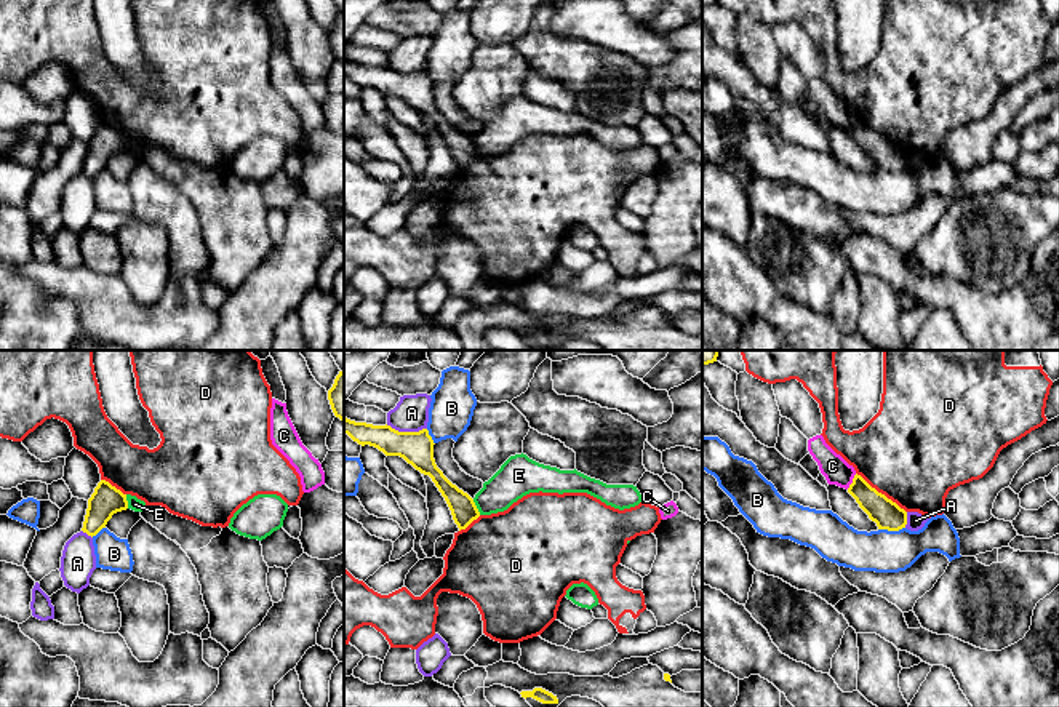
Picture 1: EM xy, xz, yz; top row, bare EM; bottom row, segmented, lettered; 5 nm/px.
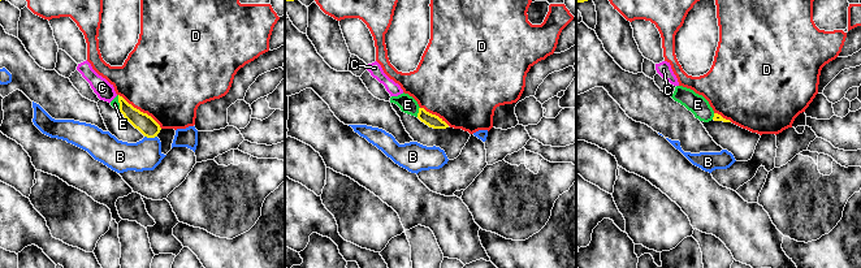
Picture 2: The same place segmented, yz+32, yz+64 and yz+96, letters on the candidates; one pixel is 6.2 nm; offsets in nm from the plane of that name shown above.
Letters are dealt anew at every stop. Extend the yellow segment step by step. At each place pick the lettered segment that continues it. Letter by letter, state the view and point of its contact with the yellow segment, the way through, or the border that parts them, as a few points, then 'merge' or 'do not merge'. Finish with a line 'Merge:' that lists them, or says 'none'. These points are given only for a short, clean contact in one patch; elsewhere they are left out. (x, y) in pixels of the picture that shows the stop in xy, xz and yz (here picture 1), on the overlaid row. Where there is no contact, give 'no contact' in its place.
A: contact xz (407, 432); do not merge
B: contact yz (891, 530); do not merge
C: contact yz (853, 482); border yz (856, 474), (847, 488); do not merge
D: contact yz (880, 493); do not merge
E: contact xz (475, 507); border xz (472, 499), (480, 514); do not merge
Merge: none

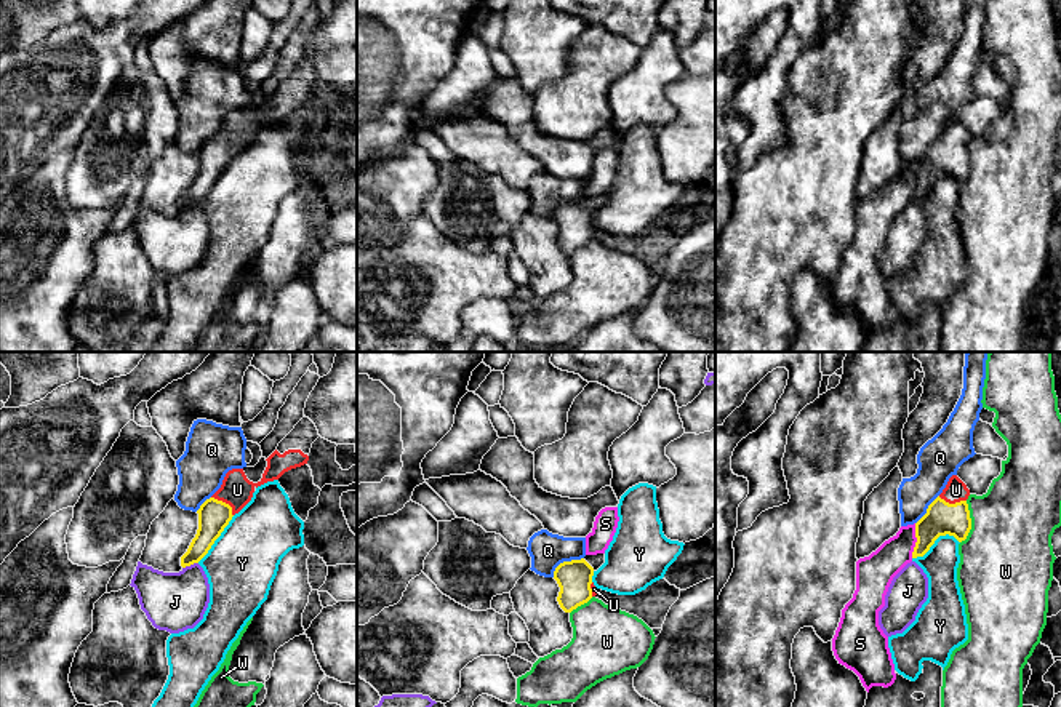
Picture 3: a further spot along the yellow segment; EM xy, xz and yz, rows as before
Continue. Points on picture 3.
J: contact xy (189, 565); do not merge
Q: contact xz (565, 562); do not merge
S: contact yz (917, 541); do not merge
U: contact xy (224, 503); way xy (213, 515), (224, 503), (237, 490); merge
W: contact yz (970, 522); border yz (967, 501), (970, 531), (960, 543); do not merge
Y: contact yz (935, 539); do not merge
Merge: U

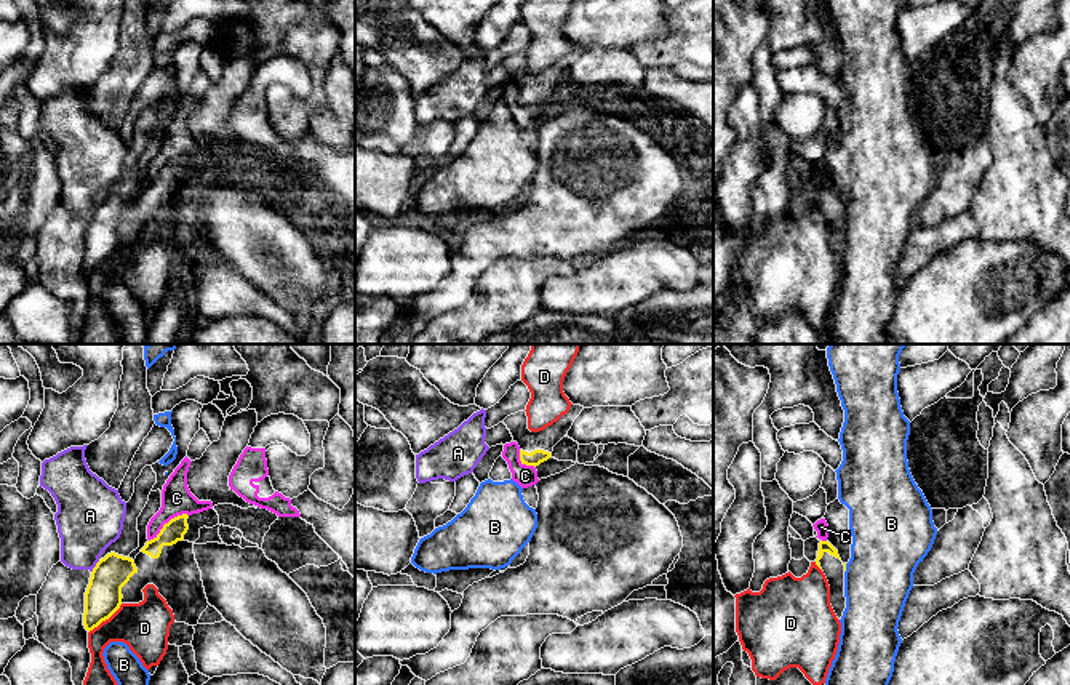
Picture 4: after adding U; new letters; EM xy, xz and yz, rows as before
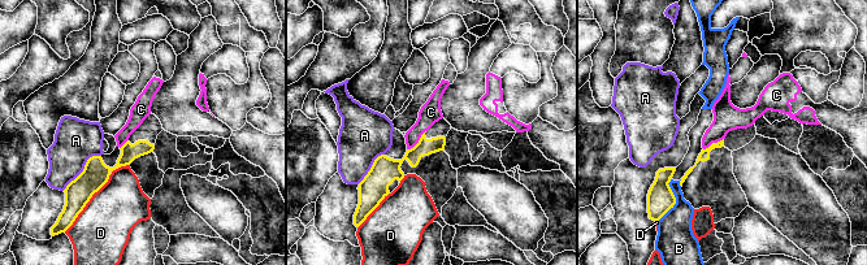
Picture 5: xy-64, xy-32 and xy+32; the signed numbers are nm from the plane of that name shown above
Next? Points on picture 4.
A: contact xy (95, 567); do not merge
B: contact yz (845, 568); border yz (846, 564), (845, 572); do not merge
C: contact xy (168, 522); border xy (187, 514), (171, 517), (149, 541); do not merge
D: contact xy (104, 620); do not merge
Merge: none

